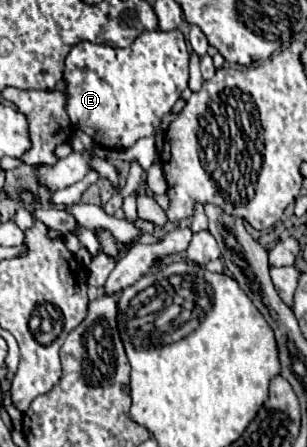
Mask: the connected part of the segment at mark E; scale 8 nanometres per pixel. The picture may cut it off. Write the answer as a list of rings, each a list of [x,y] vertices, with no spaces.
[[[179,30],[143,32],[127,48],[111,48],[103,44],[79,42],[77,46],[73,46],[73,50],[65,60],[65,82],[69,94],[67,114],[73,126],[89,134],[97,146],[109,150],[125,150],[131,148],[139,138],[153,136],[157,132],[163,116],[169,114],[175,100],[187,88],[187,80],[189,80],[189,50]]]

